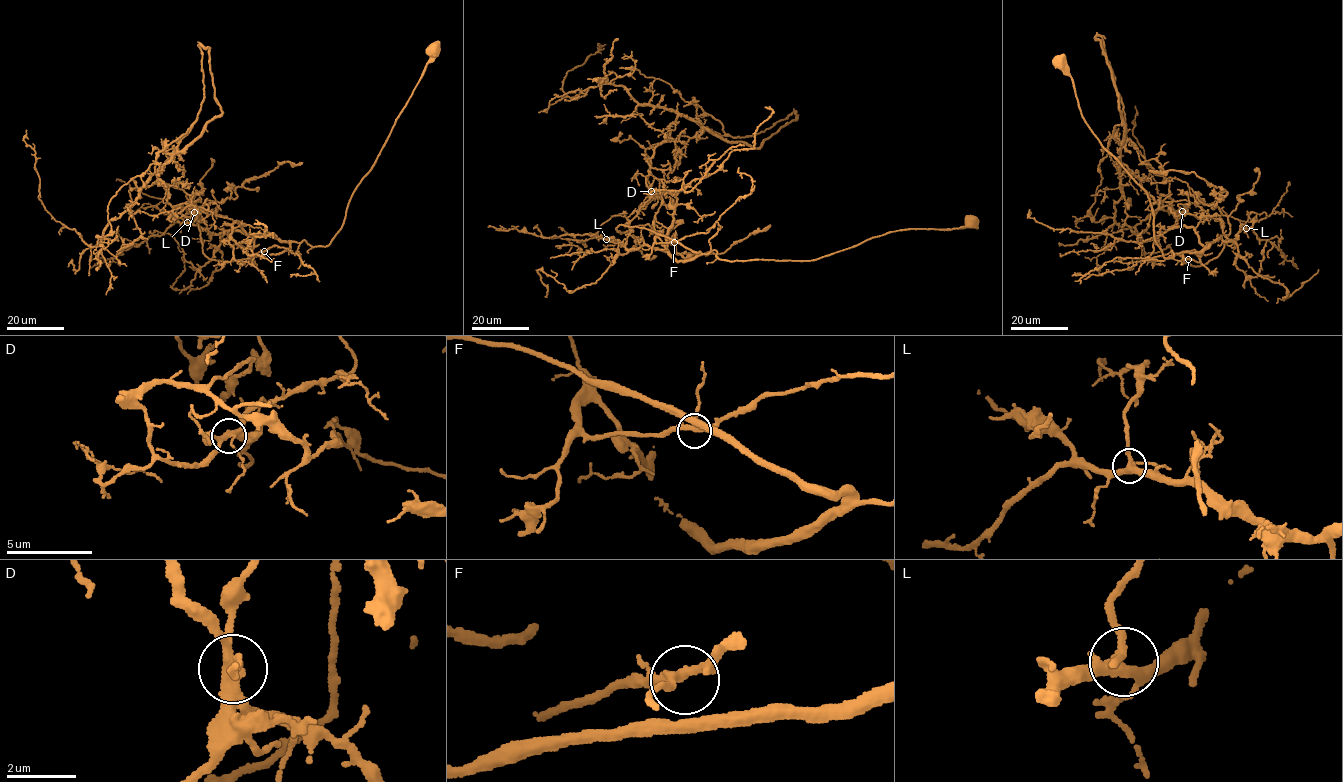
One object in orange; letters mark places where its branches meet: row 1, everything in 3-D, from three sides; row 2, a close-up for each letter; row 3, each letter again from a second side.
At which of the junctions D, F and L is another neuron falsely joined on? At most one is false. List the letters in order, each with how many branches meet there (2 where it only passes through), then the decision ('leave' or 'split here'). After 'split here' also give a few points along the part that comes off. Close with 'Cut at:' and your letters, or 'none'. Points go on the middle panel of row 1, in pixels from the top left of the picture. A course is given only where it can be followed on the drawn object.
D: 4 | split here | (650, 191), (651, 157), (676, 113), (641, 105), (613, 84), (574, 97), (563, 92), (567, 71), (605, 44)
F: 4 | leave
L: 4 | leave
Cut at: D

